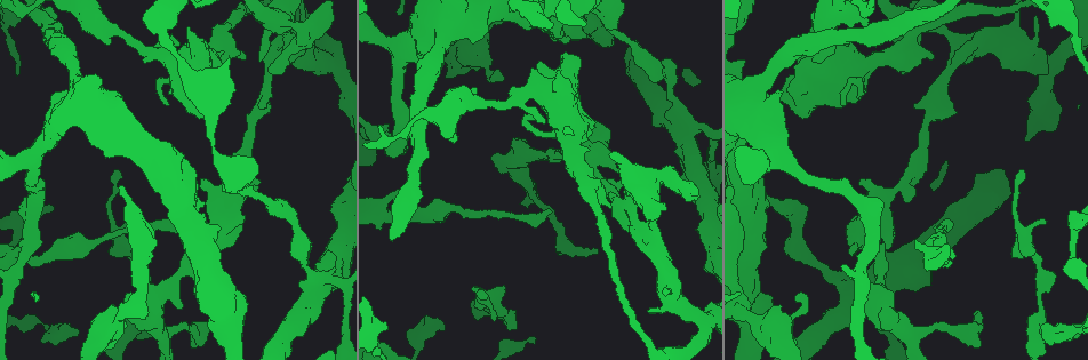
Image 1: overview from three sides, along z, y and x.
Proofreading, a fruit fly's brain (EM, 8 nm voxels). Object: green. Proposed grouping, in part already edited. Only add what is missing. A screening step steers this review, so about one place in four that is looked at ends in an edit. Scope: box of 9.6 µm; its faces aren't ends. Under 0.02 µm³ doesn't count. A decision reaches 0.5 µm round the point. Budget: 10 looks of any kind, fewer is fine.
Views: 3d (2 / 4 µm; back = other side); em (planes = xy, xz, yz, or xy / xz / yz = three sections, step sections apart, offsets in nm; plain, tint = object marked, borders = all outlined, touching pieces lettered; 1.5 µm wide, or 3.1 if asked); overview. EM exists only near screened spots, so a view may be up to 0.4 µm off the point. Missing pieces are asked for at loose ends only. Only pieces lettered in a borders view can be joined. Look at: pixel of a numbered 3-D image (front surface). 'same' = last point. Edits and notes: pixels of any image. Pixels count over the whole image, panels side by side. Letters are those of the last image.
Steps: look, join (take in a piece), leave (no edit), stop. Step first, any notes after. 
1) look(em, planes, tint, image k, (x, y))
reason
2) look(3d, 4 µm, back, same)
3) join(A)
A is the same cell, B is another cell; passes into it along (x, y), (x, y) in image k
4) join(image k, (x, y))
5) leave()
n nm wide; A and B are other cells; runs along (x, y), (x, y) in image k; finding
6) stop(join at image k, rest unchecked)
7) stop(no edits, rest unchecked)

look(em, yz, step 8, borders, image 1, (931, 58))
thick end

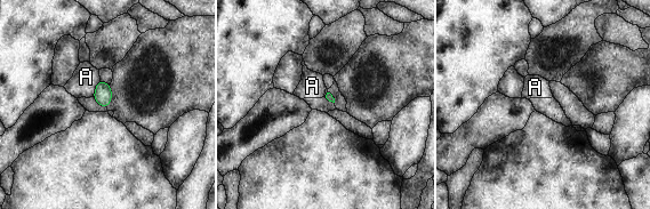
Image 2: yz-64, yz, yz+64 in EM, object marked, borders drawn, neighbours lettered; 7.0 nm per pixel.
leave()
A is another cell; border along (99, 79), (93, 95) in image 2; none of them fits

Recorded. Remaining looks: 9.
look(3d, 2 µm, image 1, (858, 183))
free end

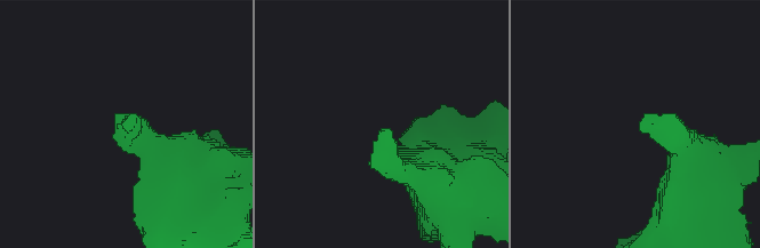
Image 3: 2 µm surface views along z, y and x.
look(em, planes, borders, image 3, (135, 119))
now the EM

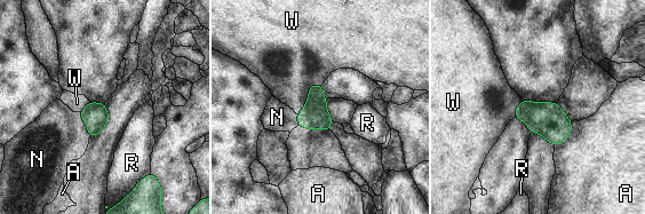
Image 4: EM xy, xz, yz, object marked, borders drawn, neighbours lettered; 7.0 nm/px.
leave()
180 nm wide; A, N, R and W are other cells; border along (320, 84), (310, 86), (296, 113) in image 4; no lettered piece goes on from it

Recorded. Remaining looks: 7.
look(3d, 4 µm, image 1, (258, 181))
branch stops here

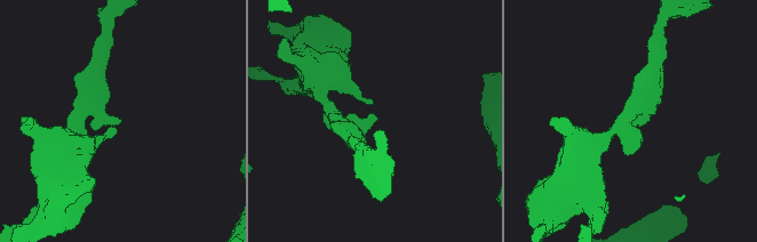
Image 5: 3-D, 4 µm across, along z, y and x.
look(em, planes, borders, image 5, (376, 116))

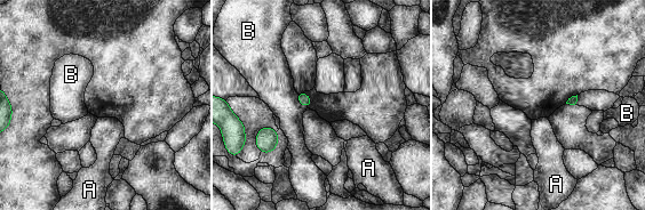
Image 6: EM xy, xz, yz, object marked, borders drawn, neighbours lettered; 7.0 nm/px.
leave()
A and B are other cells; border along (295, 93), (299, 102), (307, 107) in image 6; no lettered piece goes on from it

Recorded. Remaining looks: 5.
look(3d, 2 µm, image 1, (532, 341))
end of a long branch

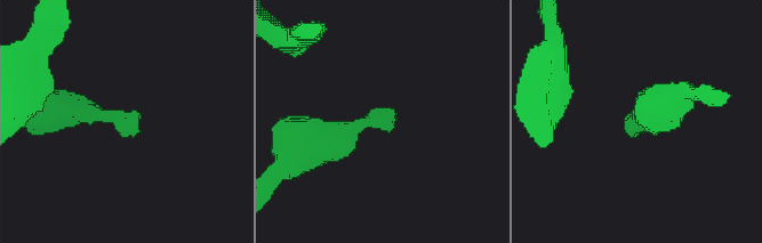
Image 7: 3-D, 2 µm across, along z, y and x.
look(em, xy, step 4, plain, image 7, (396, 120))

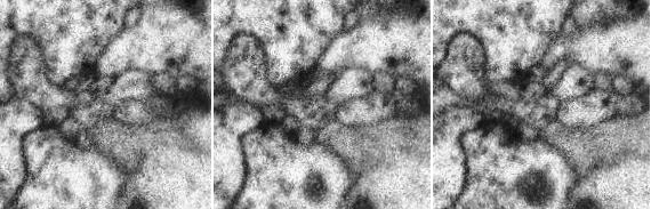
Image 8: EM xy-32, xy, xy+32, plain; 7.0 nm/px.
look(em, xy, step 4, borders, same)

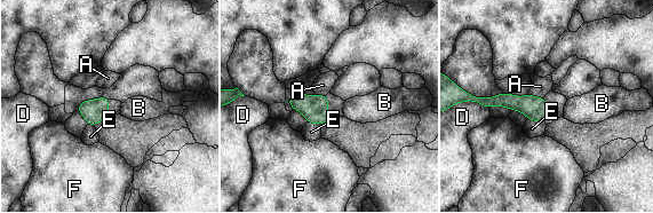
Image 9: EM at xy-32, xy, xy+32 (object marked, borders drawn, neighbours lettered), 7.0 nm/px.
leave()
160 nm wide; A, B, D, E and F are other cells; border along (528, 93), (543, 99) in image 9; none of them fits

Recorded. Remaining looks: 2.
stop(no edits, rest unchecked)

